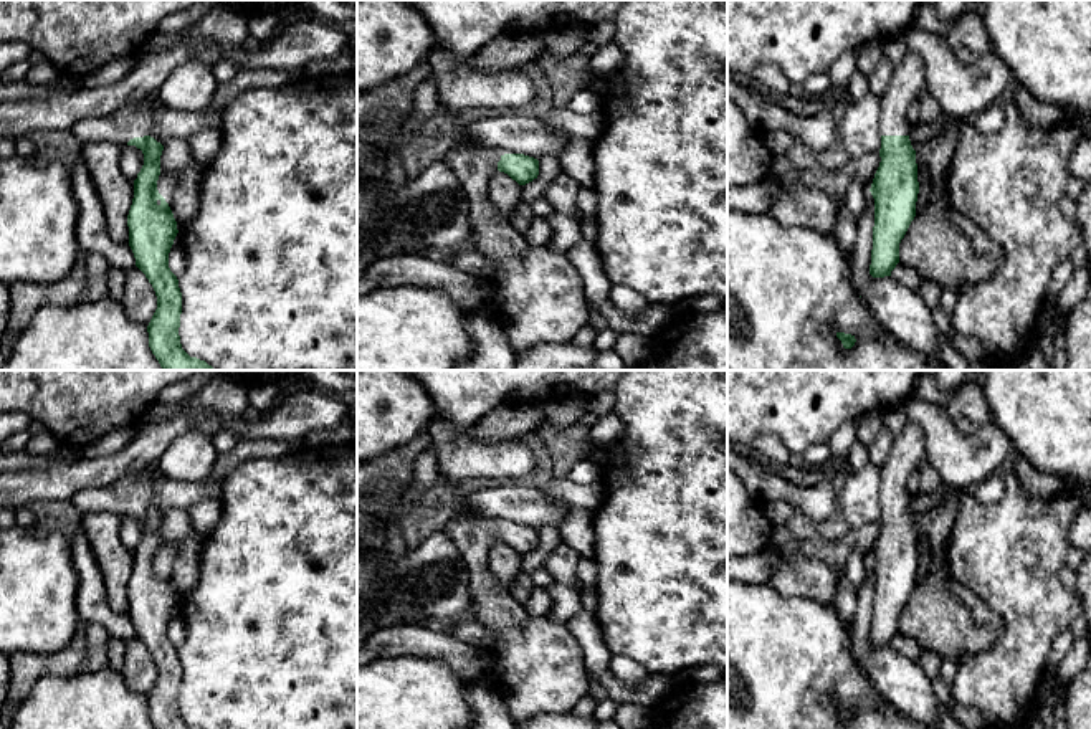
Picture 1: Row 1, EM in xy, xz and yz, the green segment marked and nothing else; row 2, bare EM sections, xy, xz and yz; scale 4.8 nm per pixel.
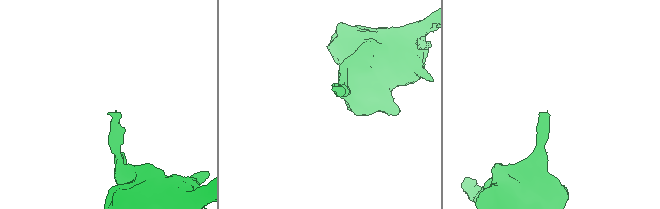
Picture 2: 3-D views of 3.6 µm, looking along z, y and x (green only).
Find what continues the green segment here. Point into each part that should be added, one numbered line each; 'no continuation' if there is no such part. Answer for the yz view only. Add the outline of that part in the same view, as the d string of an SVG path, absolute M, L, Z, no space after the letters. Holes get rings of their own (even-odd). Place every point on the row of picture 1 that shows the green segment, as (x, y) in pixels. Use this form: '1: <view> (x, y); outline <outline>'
1: yz (906, 83); outline M909 50L894 66L888 89L881 96L881 136L909 136L912 124L906 114L909 104L921 96L924 74L924 58L919 51Z

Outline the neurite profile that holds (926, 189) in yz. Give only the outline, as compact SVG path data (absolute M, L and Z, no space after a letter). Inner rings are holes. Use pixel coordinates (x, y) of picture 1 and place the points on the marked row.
M926 165L917 170L917 182L919 182L919 193L916 202L916 213L924 210L934 197L932 175Z

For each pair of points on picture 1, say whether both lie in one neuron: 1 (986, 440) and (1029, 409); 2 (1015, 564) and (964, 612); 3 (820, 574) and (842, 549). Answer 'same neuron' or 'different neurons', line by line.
1: different neurons
2: different neurons
3: different neurons

